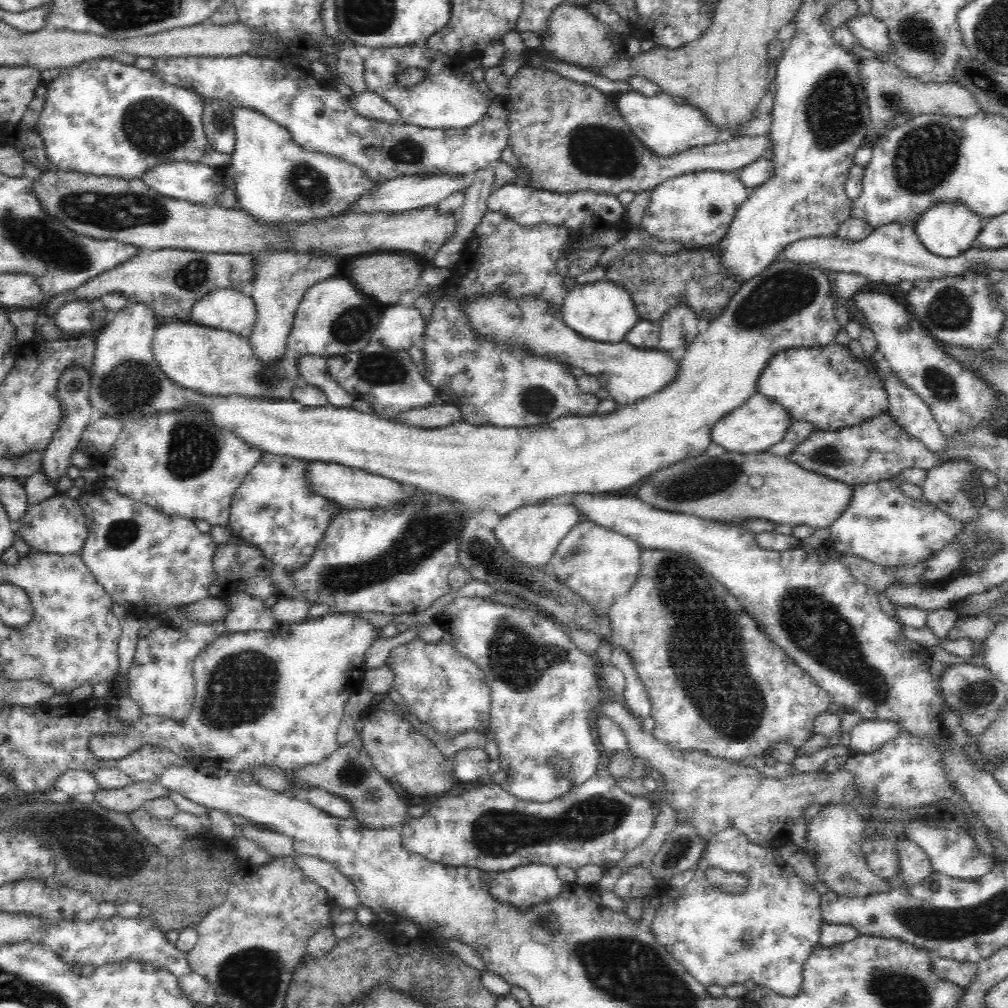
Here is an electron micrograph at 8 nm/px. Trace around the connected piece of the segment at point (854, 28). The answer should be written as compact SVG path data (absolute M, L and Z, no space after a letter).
M860 13L848 19L845 26L852 31L860 45L877 55L885 55L893 51L886 25L870 13Z

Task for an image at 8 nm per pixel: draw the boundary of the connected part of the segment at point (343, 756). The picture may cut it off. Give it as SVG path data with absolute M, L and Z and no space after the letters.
M362 719L356 722L353 738L345 746L339 747L320 764L294 768L294 783L322 788L330 794L347 798L351 802L352 817L364 827L370 829L394 828L401 831L412 818L407 814L406 804L394 794L387 778L384 778L372 763L368 752L364 751L364 742L360 740L364 730Z

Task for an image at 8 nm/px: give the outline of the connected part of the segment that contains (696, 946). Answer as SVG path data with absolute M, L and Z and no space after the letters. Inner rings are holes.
M727 829L711 836L707 846L692 870L694 876L682 890L682 896L668 900L656 908L651 933L656 940L688 971L702 986L708 988L718 984L726 988L731 984L744 984L752 980L758 987L766 987L777 996L792 998L799 994L802 986L802 969L808 956L819 943L821 928L824 924L821 915L821 895L802 879L796 876L779 860L778 851L763 847L747 839L735 829ZM709 868L742 874L745 887L742 892L719 890L707 881L705 872Z

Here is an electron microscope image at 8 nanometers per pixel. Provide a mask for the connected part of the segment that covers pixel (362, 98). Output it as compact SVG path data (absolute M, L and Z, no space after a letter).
M367 90L366 92L355 93L352 96L348 96L348 99L350 99L352 109L364 118L381 120L388 124L402 122L400 113L396 111L396 108L390 105L390 103L379 94Z

